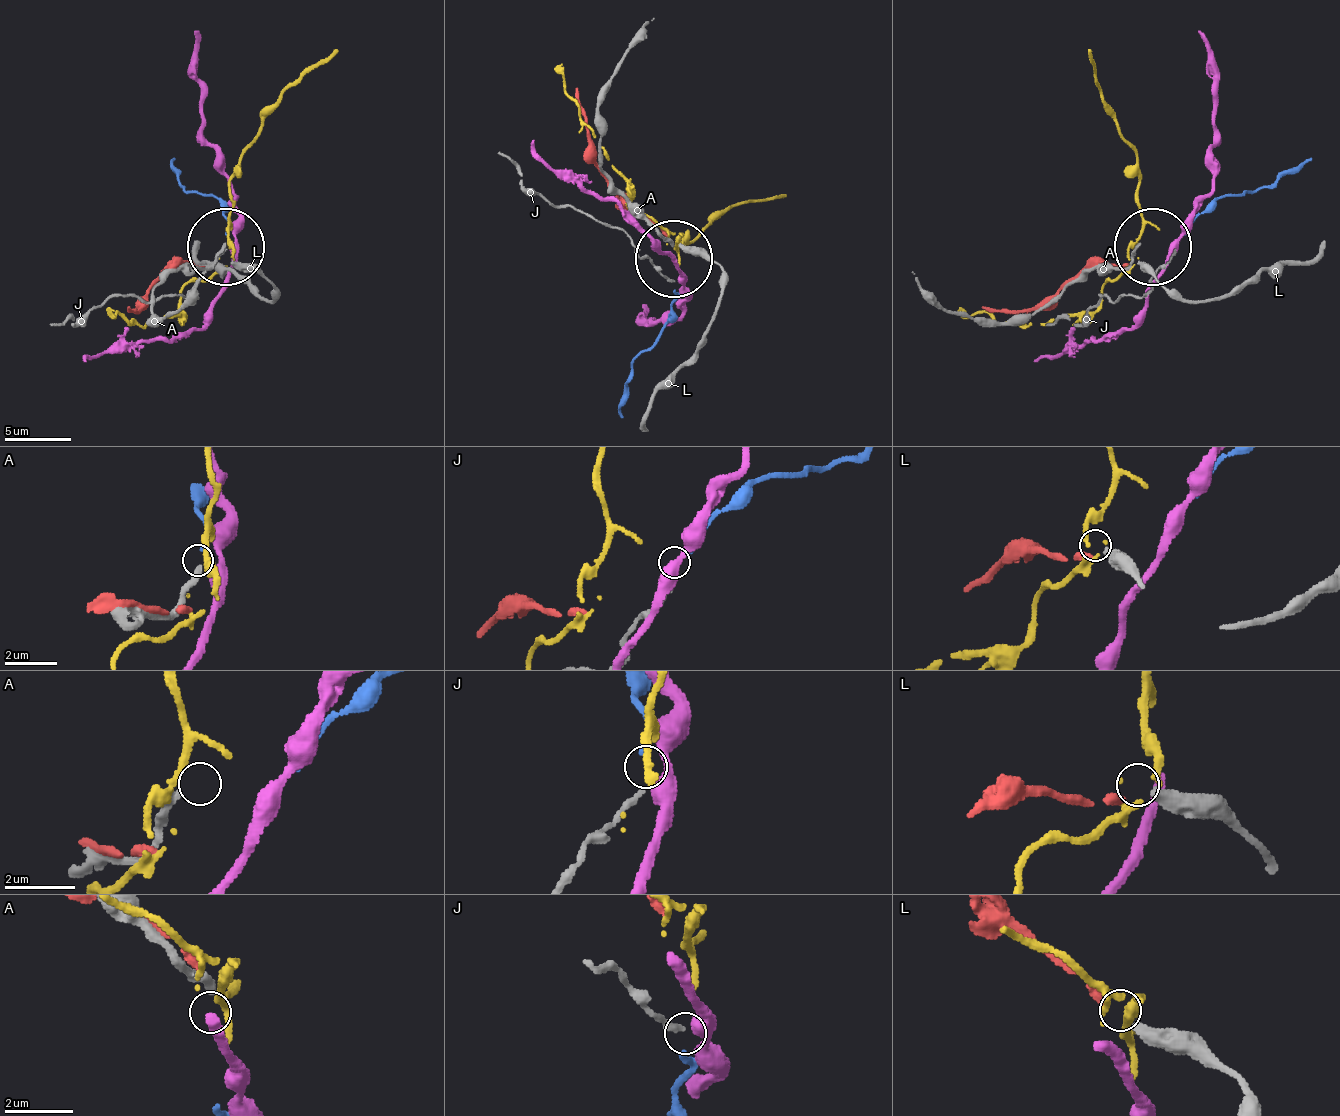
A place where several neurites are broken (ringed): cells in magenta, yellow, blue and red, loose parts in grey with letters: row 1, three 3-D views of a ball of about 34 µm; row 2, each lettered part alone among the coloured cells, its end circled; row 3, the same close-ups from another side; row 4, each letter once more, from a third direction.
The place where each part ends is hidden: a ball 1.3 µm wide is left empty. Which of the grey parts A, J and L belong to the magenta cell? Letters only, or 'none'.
none

